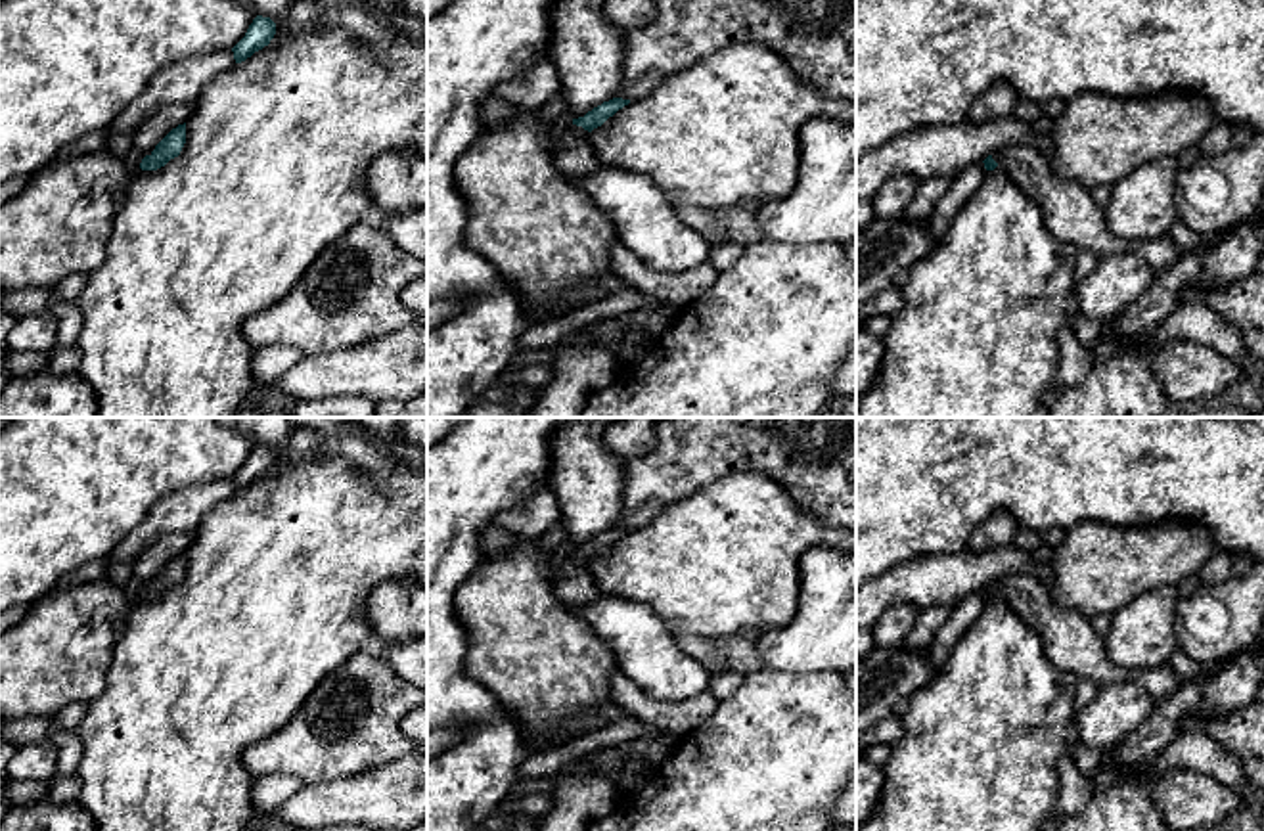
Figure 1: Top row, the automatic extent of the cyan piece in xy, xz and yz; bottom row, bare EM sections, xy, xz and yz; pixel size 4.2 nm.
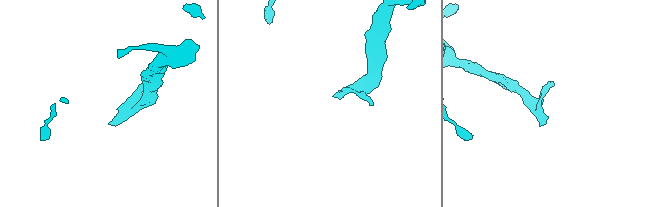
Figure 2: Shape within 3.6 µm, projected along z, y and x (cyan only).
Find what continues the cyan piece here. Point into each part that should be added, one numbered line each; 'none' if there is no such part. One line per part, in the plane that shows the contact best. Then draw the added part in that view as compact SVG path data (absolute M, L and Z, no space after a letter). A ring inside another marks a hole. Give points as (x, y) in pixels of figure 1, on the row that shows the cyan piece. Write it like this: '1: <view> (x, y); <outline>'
1: xz (575, 157); M571 124L553 151L553 163L571 180L596 172L599 163L590 144L590 132Z

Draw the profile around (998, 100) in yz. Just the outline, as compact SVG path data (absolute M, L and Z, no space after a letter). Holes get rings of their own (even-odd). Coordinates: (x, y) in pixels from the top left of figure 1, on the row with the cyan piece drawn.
M996 82L973 101L969 107L969 121L986 123L990 119L1011 115L1017 101L1019 96L1009 84Z

